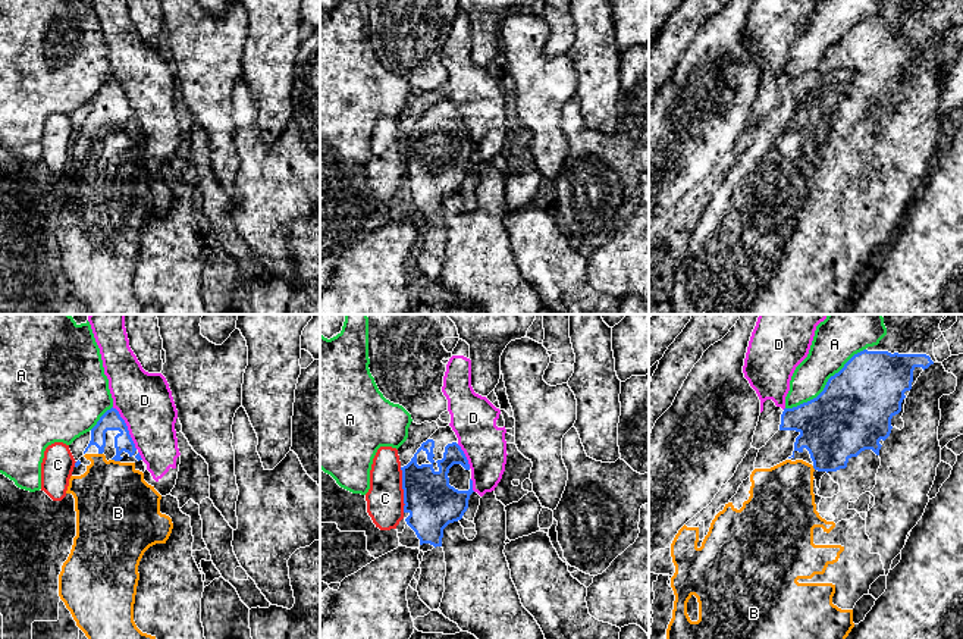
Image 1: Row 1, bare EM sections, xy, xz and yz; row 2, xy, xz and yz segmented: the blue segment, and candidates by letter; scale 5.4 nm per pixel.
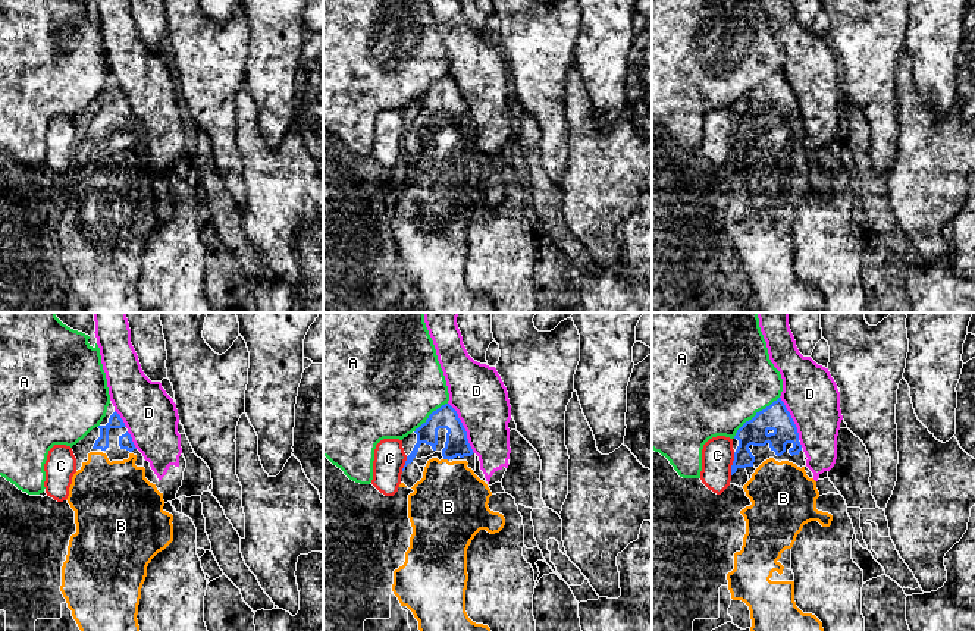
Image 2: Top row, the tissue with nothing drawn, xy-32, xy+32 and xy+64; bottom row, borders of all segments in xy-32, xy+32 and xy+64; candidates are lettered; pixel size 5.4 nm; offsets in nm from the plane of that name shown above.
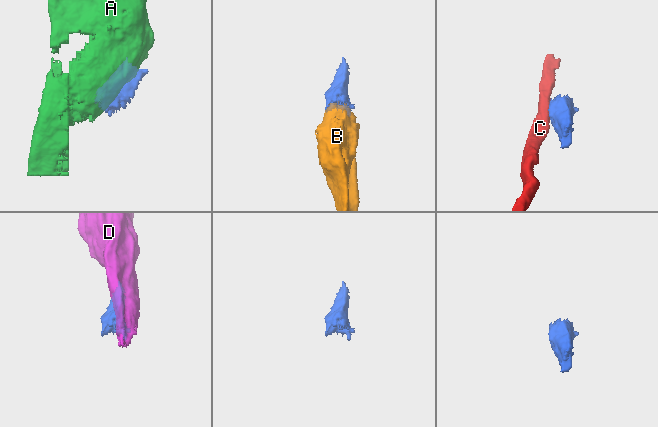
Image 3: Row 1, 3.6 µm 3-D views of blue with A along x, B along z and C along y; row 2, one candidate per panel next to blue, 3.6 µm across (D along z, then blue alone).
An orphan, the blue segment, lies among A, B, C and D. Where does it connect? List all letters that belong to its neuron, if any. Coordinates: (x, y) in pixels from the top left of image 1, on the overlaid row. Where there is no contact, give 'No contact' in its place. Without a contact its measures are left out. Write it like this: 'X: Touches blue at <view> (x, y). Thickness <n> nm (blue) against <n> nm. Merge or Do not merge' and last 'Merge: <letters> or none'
A: Touches blue at yz (825, 385). Thickness 420 nm (blue) against 240 nm. Do not merge
B: Touches blue at xy (116, 460). Thickness 110 nm (blue) against 440 nm. Merge
C: Touches blue at xz (402, 488). Thickness 280 nm (blue) against 200 nm. Do not merge
D: Touches blue at xy (126, 428). Thickness 110 nm (blue) against 300 nm. Do not merge
Merge: B

